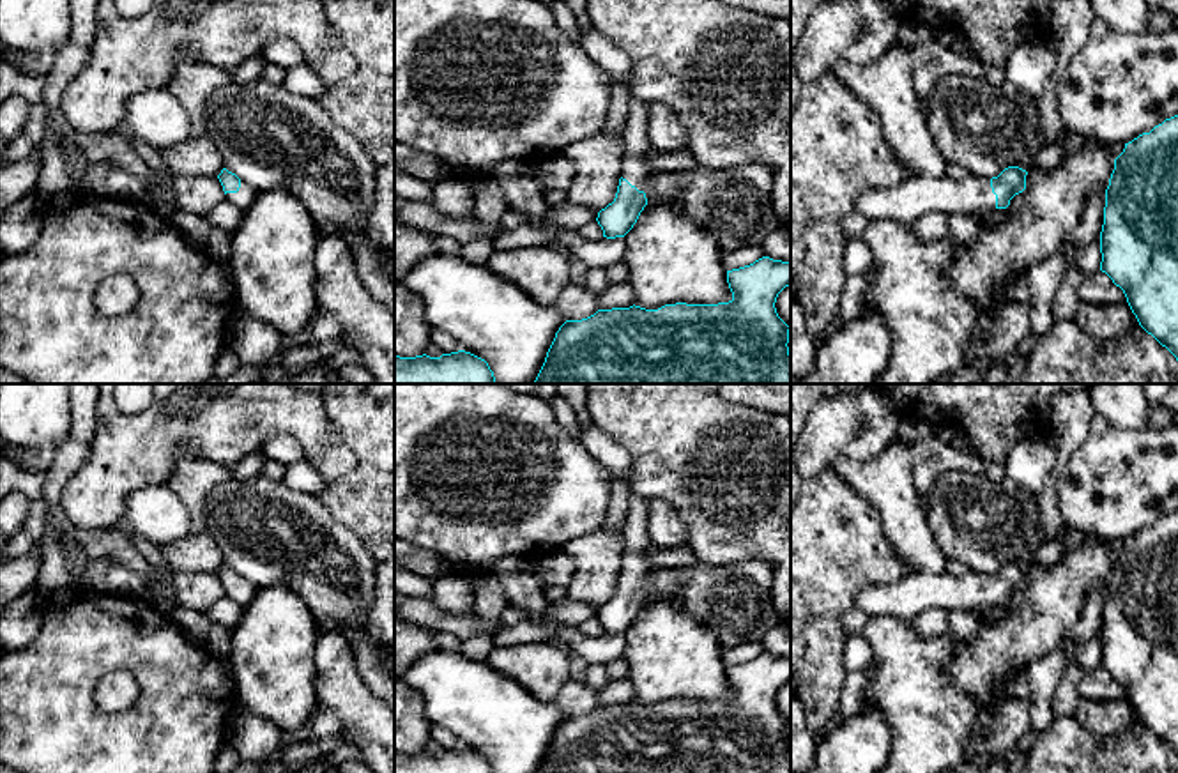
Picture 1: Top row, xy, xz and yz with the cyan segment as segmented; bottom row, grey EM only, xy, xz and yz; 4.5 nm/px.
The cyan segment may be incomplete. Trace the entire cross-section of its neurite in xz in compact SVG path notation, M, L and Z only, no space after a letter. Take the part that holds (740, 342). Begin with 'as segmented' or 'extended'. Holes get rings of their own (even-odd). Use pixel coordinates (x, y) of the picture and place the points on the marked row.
as segmented; M762 256L750 265L727 271L727 283L732 292L729 302L718 304L665 304L658 310L646 310L640 306L598 310L594 315L582 320L566 320L547 352L545 363L534 384L791 384L791 354L789 331L791 327L778 317L775 302L778 294L791 285L791 260L773 260Z

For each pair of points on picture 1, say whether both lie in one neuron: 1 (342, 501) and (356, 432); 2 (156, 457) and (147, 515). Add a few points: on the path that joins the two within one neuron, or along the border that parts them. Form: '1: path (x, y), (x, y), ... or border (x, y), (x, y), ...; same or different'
1: path (359, 483), (363, 480), (363, 450); same
2: border (167, 482), (138, 487), (128, 497), (124, 515); different

